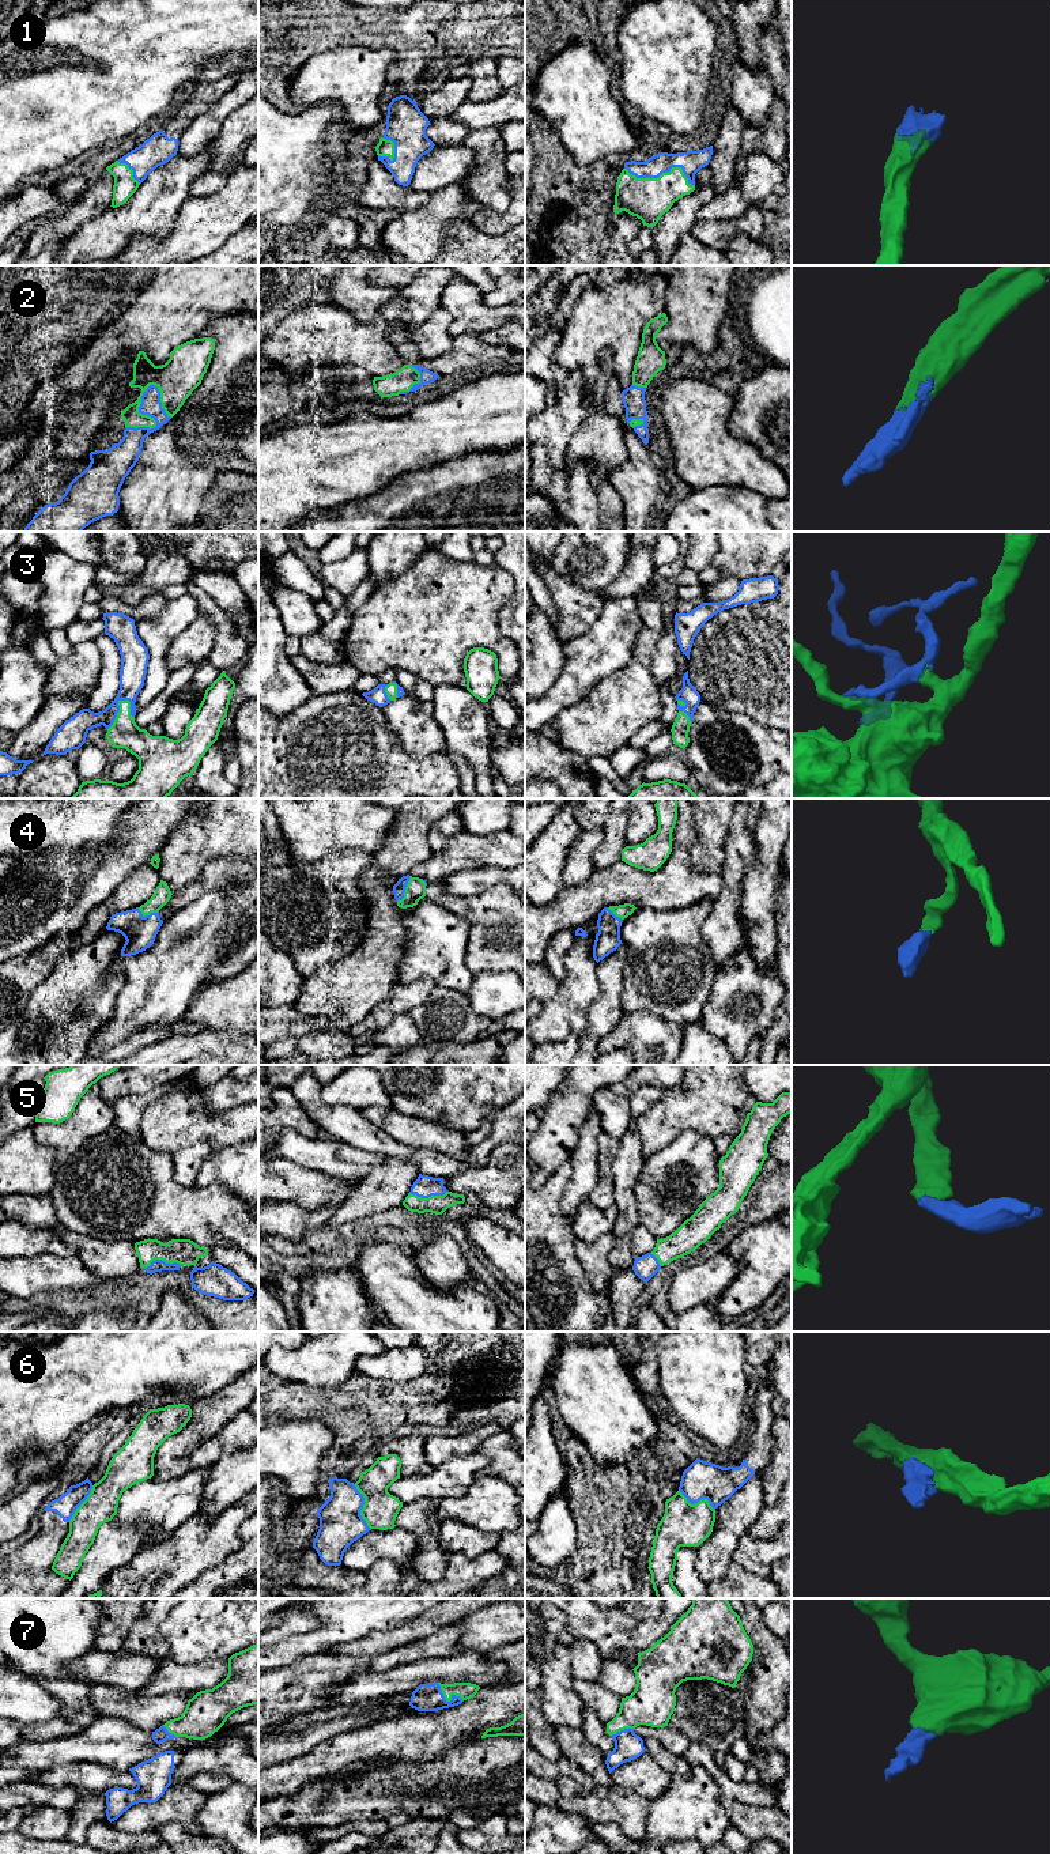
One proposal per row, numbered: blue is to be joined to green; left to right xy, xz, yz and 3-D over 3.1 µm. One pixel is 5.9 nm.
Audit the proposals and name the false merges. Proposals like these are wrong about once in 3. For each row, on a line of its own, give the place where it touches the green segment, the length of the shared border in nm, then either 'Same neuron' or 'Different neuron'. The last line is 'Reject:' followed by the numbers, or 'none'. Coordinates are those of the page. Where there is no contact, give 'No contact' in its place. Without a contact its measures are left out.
1: Touches green at yz (663, 173). Shared border 420 nm. Same neuron
2: Touches green at xy (147, 415). Shared border 320 nm. Same neuron
3: Touches green at xy (119, 712). Shared border 220 nm. Same neuron
4: Touches green at xz (405, 890). Shared border 170 nm. Same neuron
5: Touches green at xy (162, 1260). Shared border 240 nm. Same neuron
6: Touches green at xz (363, 1506). Shared border 280 nm. Different neuron
7: Touches green at xz (448, 1700). Shared border 190 nm. Same neuron
Reject: 6

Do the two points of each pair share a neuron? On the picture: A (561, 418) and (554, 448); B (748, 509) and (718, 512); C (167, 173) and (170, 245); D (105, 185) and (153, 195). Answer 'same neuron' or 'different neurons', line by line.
A: same neuron
B: same neuron
C: different neurons
D: different neurons

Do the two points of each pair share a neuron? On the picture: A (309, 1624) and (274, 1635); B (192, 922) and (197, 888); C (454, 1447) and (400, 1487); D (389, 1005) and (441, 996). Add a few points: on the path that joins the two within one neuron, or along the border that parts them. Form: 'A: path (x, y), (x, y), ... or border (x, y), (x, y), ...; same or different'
A: path (301, 1624), (290, 1624), (282, 1631); same
B: border (227, 894), (219, 891), (203, 892), (170, 917); different
C: border (464, 1454), (453, 1454), (434, 1468); different
D: border (437, 986), (422, 1003), (407, 1012); different

